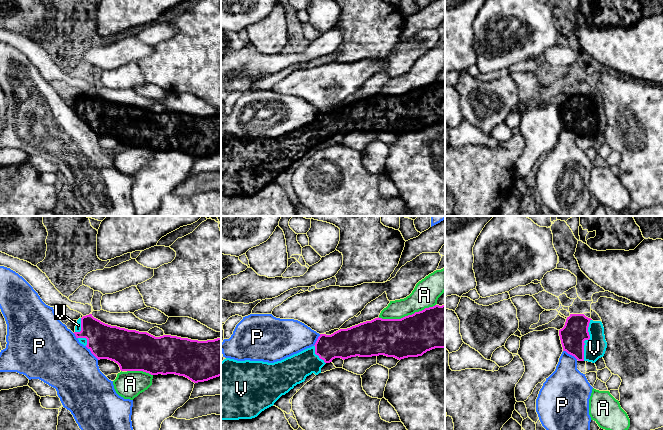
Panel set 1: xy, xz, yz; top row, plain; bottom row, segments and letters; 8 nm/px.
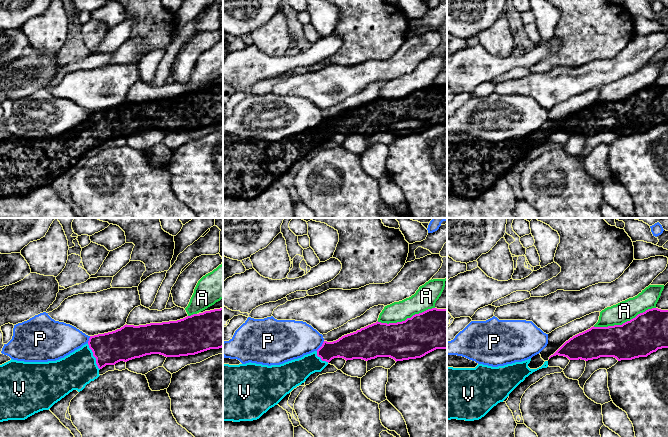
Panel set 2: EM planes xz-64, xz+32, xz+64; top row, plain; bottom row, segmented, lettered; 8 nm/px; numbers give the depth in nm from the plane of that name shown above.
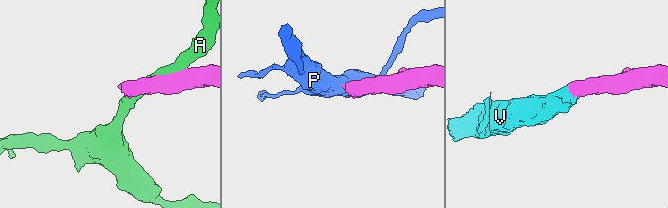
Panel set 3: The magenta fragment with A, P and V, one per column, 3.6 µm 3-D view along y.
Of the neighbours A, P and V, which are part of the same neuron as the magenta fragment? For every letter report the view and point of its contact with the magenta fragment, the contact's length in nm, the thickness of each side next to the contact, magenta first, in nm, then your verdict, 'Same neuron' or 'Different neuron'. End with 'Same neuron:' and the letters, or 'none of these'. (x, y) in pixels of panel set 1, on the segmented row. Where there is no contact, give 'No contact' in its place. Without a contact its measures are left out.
A: Touches magenta at xz (406, 316). Shared border 480 nm. Thickness 340 nm (magenta) against 200 nm. Different neuron
P: Touches magenta at yz (570, 354). Shared border 140 nm. Thickness 200 nm (magenta) against 300 nm. Different neuron
V: Touches magenta at yz (586, 339). Shared border 340 nm. Thickness 200 nm (magenta) against 170 nm. Same neuron
Same neuron: V

